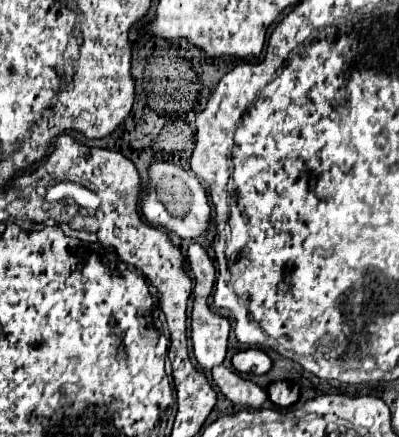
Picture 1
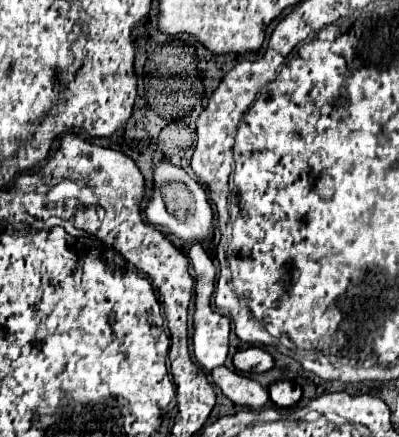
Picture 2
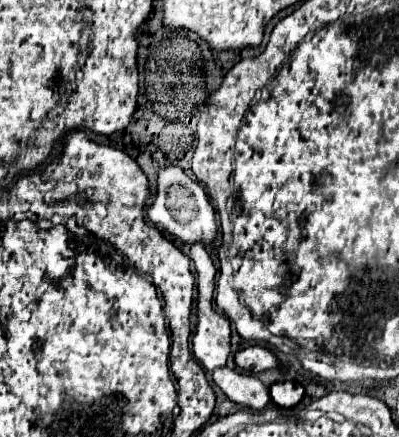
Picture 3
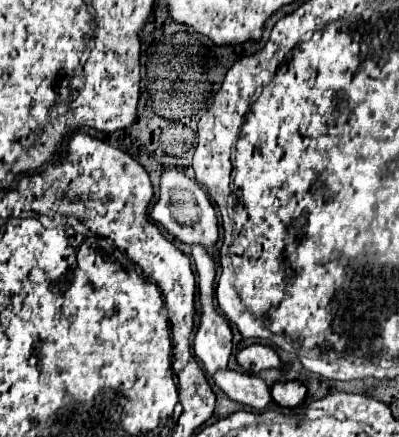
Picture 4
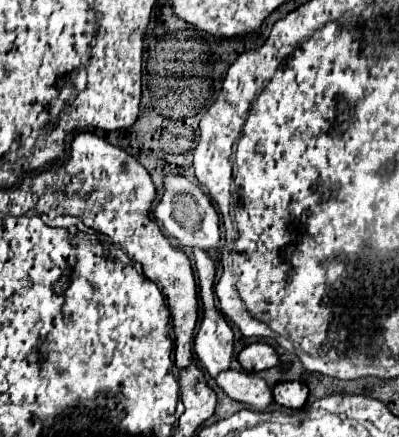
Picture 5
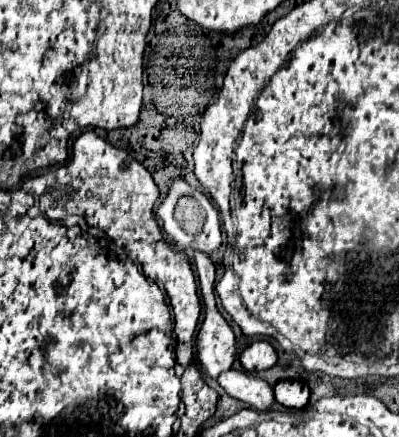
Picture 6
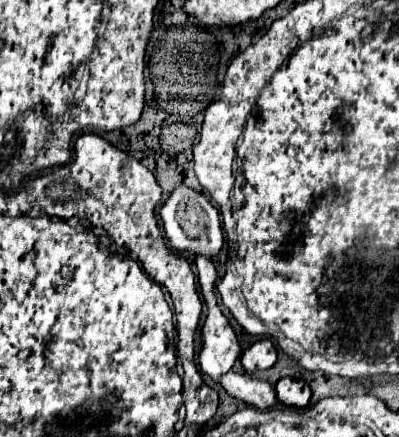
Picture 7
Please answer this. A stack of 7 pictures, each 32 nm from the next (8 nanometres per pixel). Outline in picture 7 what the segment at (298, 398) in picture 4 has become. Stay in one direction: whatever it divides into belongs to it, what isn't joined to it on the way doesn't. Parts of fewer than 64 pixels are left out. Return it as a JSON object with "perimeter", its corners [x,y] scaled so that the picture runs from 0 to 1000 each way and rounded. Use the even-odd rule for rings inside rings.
{"perimeter":[[[707,865],[692,879],[692,902],[697,915],[717,929],[742,929],[742,934],[762,934],[777,920],[782,892],[762,870],[732,870],[732,865]]]}

